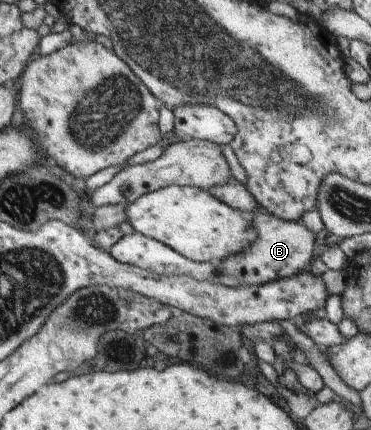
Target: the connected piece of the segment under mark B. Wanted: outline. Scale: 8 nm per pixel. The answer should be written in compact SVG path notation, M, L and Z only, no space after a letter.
M267 213L253 214L251 226L257 238L241 252L229 254L217 262L217 284L227 288L261 286L273 280L289 278L308 268L315 256L314 233L305 229L302 222L285 222Z

